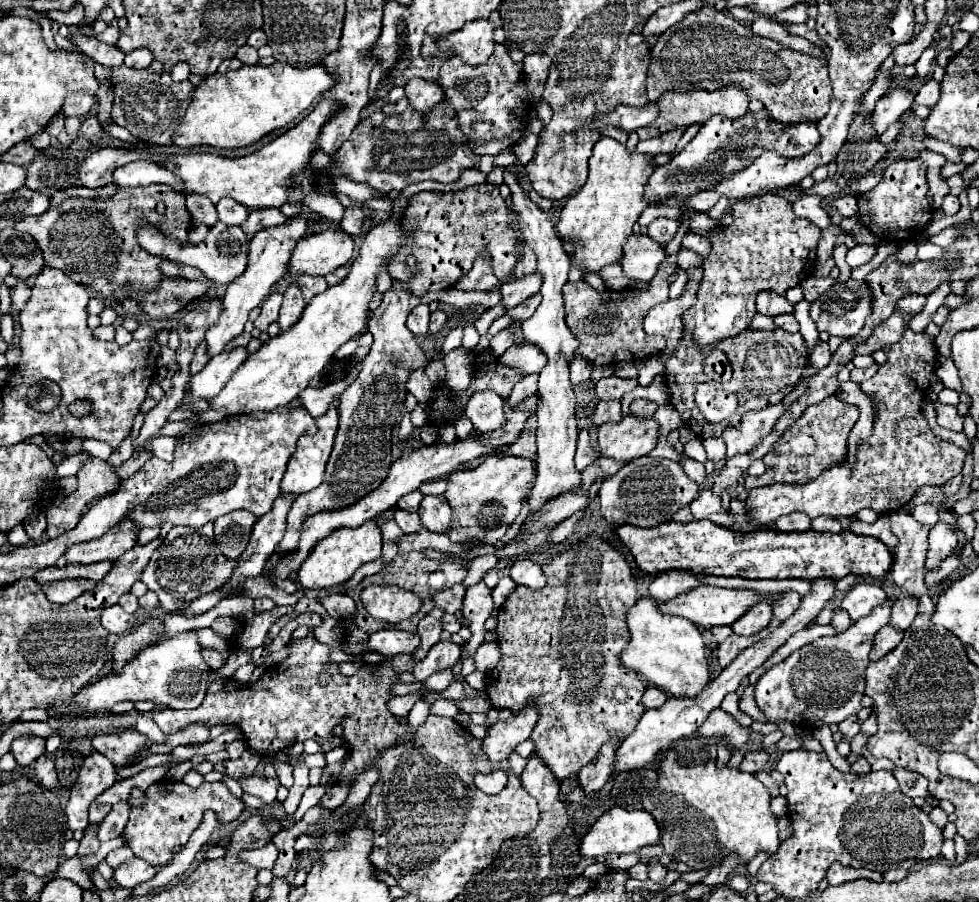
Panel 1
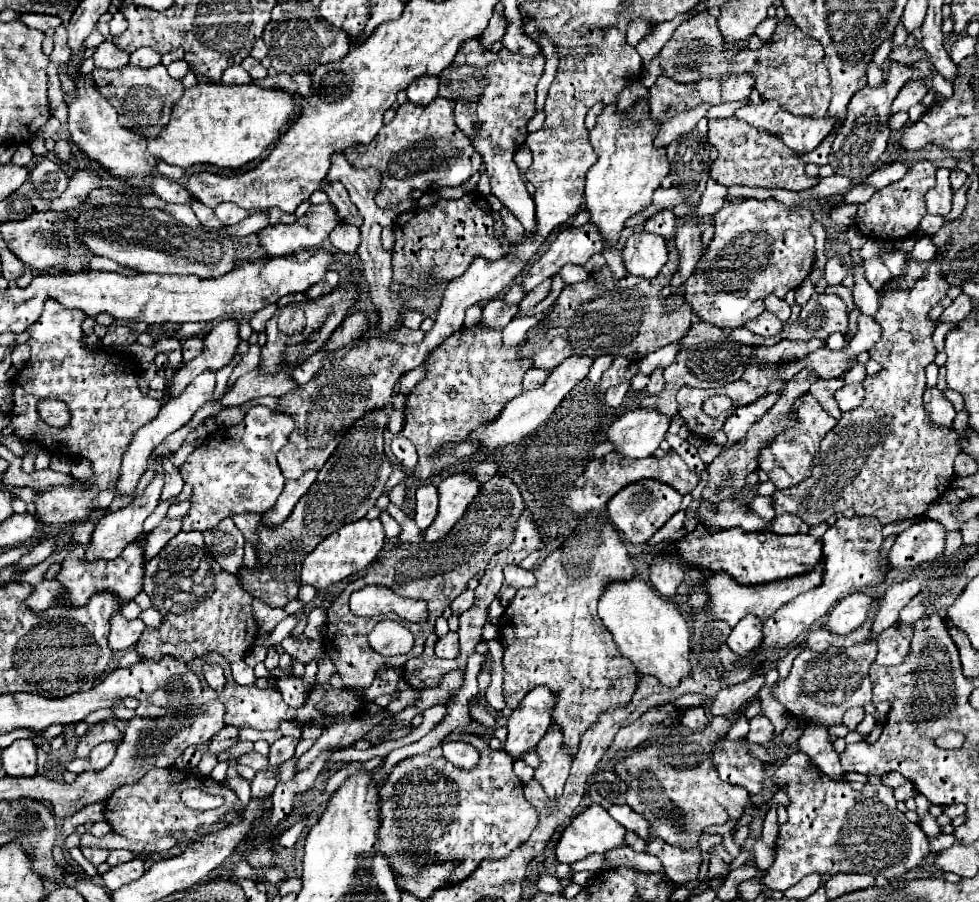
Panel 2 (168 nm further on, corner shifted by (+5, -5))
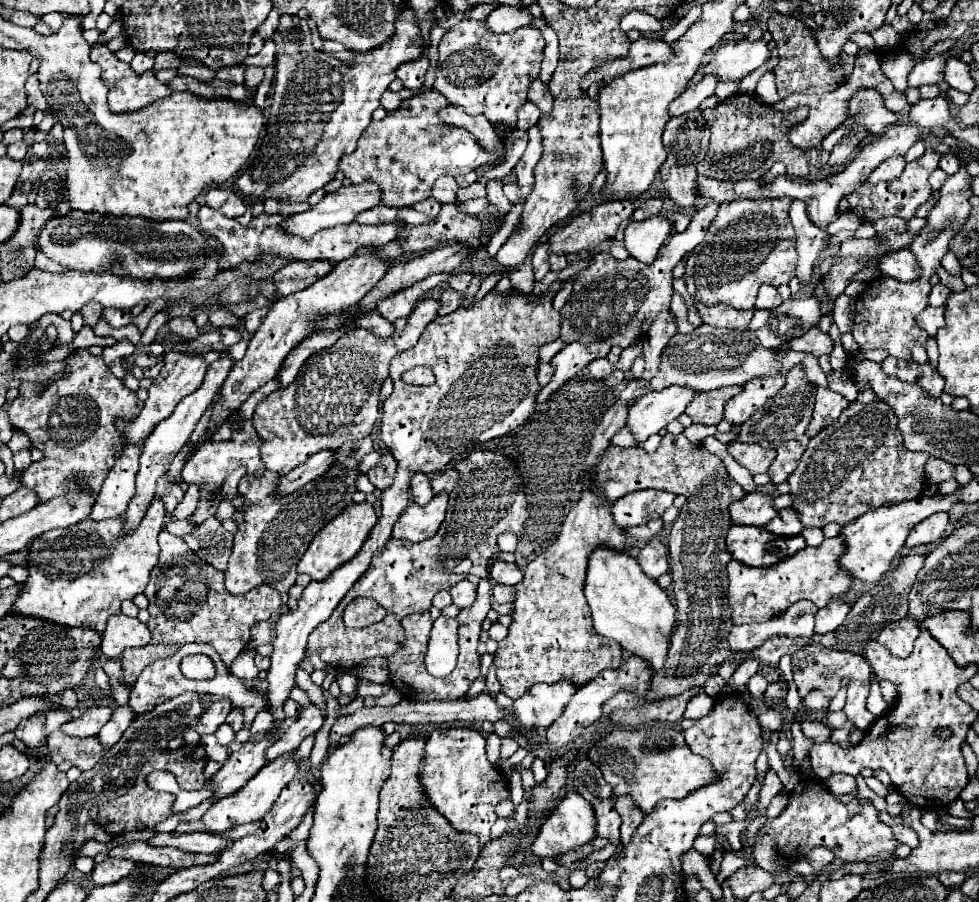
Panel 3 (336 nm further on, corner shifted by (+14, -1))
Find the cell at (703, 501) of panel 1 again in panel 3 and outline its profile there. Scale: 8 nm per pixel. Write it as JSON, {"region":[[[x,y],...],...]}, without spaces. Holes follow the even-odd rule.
{"region":[[[759,492],[745,494],[745,498],[731,502],[729,512],[731,522],[747,526],[765,526],[777,514],[777,510],[773,508],[773,498],[769,494]]]}

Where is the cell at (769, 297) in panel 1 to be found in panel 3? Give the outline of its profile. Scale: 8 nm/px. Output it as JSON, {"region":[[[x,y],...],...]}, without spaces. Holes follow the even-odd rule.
{"region":[[[763,284],[763,286],[759,288],[757,302],[755,302],[755,308],[769,310],[769,308],[777,308],[781,302],[783,302],[783,298],[777,294],[777,290],[775,290],[773,286],[767,286],[767,284]]]}

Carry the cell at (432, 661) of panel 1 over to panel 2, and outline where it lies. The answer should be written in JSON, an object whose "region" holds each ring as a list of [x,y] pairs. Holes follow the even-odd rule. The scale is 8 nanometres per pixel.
{"region":[[[448,632],[446,636],[438,638],[434,652],[438,658],[456,658],[460,654],[460,646],[458,646],[458,632]]]}

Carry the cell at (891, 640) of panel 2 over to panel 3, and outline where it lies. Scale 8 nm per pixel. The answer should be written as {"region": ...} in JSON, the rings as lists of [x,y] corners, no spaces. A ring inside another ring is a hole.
{"region":[[[901,618],[897,622],[889,622],[881,630],[877,642],[885,646],[891,652],[891,656],[907,658],[913,650],[917,634],[919,634],[919,622],[915,618]]]}

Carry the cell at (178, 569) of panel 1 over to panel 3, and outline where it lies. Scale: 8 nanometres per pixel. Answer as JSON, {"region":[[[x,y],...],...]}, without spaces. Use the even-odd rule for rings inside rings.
{"region":[[[161,530],[159,534],[159,548],[159,564],[151,570],[145,588],[151,614],[147,622],[151,642],[139,648],[127,648],[125,654],[121,654],[125,682],[129,686],[133,686],[145,666],[159,658],[173,656],[189,642],[209,642],[219,652],[225,666],[229,666],[249,642],[251,626],[259,620],[269,620],[281,608],[279,594],[269,586],[259,586],[241,596],[229,594],[223,586],[223,572],[203,562],[189,546],[185,546],[183,538],[173,536],[167,530]]]}

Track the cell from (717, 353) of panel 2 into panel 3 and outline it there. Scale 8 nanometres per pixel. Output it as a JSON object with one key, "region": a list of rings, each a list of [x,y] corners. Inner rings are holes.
{"region":[[[699,326],[691,334],[675,334],[661,356],[661,368],[657,376],[649,382],[651,390],[663,390],[667,386],[687,386],[693,390],[715,390],[731,384],[743,386],[753,378],[767,376],[787,376],[793,366],[801,366],[807,380],[817,386],[827,386],[827,376],[823,374],[817,358],[809,352],[793,352],[779,348],[765,348],[755,338],[751,330],[721,330],[713,326]]]}

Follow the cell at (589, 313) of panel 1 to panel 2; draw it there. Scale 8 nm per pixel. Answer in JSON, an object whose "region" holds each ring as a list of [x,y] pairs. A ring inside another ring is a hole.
{"region":[[[674,248],[670,250],[670,258],[668,258],[666,266],[652,280],[644,280],[644,278],[638,278],[634,274],[626,274],[622,278],[612,278],[612,270],[608,266],[602,266],[598,272],[592,272],[588,276],[588,280],[578,282],[578,284],[570,284],[562,290],[556,304],[552,306],[552,312],[540,322],[540,324],[552,324],[548,334],[540,338],[538,334],[534,334],[534,330],[530,330],[532,338],[530,338],[530,342],[526,342],[526,346],[522,346],[520,352],[522,354],[534,354],[534,368],[542,368],[542,370],[550,372],[572,354],[590,356],[590,358],[610,354],[616,358],[624,356],[630,360],[640,360],[646,354],[656,352],[658,348],[664,348],[670,342],[678,342],[690,330],[690,314],[692,312],[684,300],[682,300],[680,310],[672,310],[670,314],[666,314],[666,310],[664,310],[666,302],[660,296],[660,292],[664,286],[670,284],[674,270],[678,270],[678,250],[674,250]]]}

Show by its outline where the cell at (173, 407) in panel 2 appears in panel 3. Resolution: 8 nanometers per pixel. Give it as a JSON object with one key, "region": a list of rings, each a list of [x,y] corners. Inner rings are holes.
{"region":[[[145,440],[137,444],[127,444],[123,448],[115,466],[109,470],[97,502],[91,510],[93,520],[105,520],[123,514],[135,490],[135,474],[139,470],[139,456],[143,452],[143,444]]]}

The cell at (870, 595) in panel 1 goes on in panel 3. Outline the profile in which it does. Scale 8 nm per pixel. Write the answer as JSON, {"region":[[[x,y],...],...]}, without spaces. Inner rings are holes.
{"region":[[[833,598],[825,608],[819,608],[817,612],[817,624],[815,624],[815,634],[827,634],[837,630],[843,620],[847,618],[851,606],[843,598]]]}

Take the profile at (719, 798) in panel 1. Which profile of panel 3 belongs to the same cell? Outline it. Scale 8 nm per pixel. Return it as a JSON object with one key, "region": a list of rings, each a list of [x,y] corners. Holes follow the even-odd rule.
{"region":[[[665,722],[645,724],[637,730],[613,730],[589,750],[589,758],[601,768],[613,794],[617,798],[631,796],[643,814],[653,812],[659,800],[679,800],[711,782],[717,782],[711,762],[695,756],[685,744],[683,732]]]}

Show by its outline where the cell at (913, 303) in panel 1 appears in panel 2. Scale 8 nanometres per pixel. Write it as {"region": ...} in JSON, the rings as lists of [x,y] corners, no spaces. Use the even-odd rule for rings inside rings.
{"region":[[[938,250],[938,256],[926,268],[926,274],[912,288],[894,288],[886,290],[880,296],[880,308],[874,314],[874,320],[878,320],[882,336],[868,354],[884,368],[874,376],[866,376],[866,380],[862,382],[866,390],[864,402],[858,408],[842,414],[836,426],[820,442],[820,460],[814,466],[810,478],[806,478],[798,486],[778,490],[774,494],[776,514],[790,512],[794,516],[800,516],[808,526],[814,526],[826,522],[834,514],[842,514],[846,508],[854,508],[854,512],[860,516],[868,514],[876,516],[882,524],[892,524],[902,518],[914,518],[924,514],[928,504],[946,492],[946,488],[954,480],[954,458],[960,454],[956,438],[958,434],[952,428],[934,426],[922,402],[922,394],[926,390],[924,370],[936,358],[936,348],[932,342],[932,332],[936,324],[930,320],[928,312],[946,296],[946,290],[948,284],[944,282],[942,254]]]}

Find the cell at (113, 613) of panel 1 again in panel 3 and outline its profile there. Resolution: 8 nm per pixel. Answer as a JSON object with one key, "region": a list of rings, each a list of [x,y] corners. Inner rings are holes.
{"region":[[[115,614],[107,620],[107,628],[103,632],[101,652],[107,658],[117,658],[129,646],[141,646],[149,642],[149,628],[147,624],[139,622],[137,618],[129,618],[125,614]]]}

